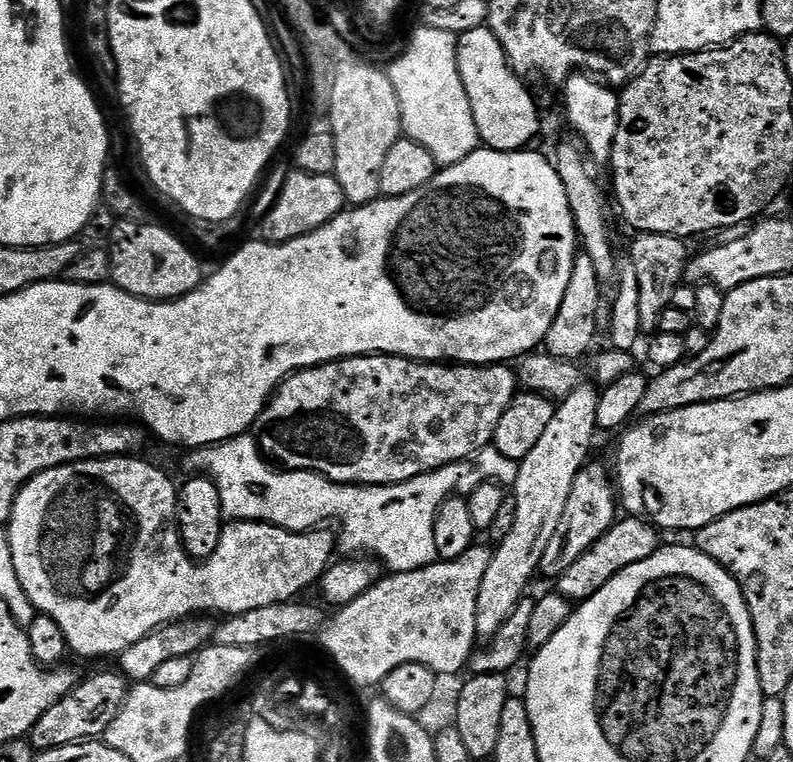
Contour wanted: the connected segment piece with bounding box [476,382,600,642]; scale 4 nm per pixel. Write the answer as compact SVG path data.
M580 383L567 398L556 404L554 419L543 432L538 446L534 446L534 450L530 450L530 454L519 461L520 469L514 485L514 524L505 540L495 545L490 567L482 578L482 590L478 590L476 634L481 641L487 642L494 634L498 634L506 618L514 614L518 602L525 599L527 592L524 591L532 579L537 579L542 554L546 554L546 546L550 546L550 538L554 538L554 530L558 530L558 522L562 518L562 510L566 510L566 498L570 498L574 478L589 463L592 443L598 437L596 423L600 401L600 392L589 384Z

